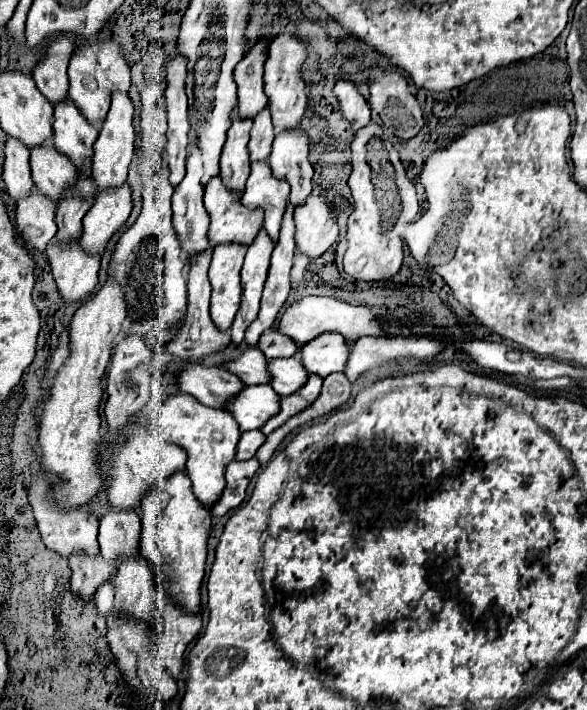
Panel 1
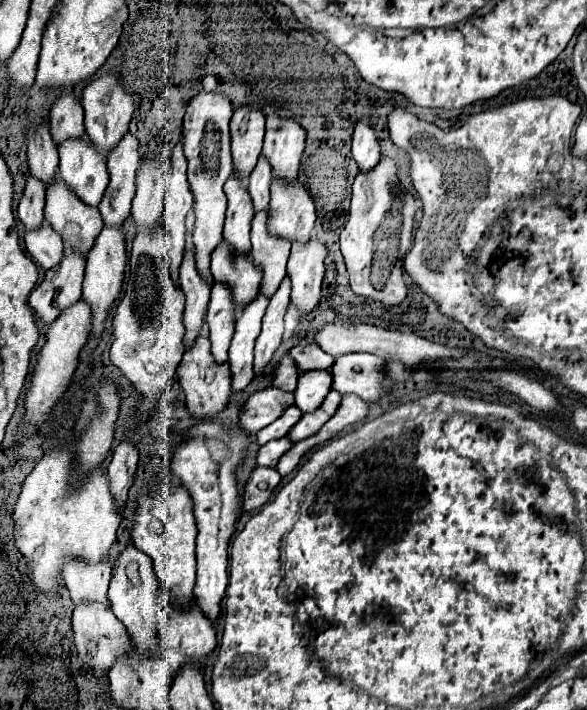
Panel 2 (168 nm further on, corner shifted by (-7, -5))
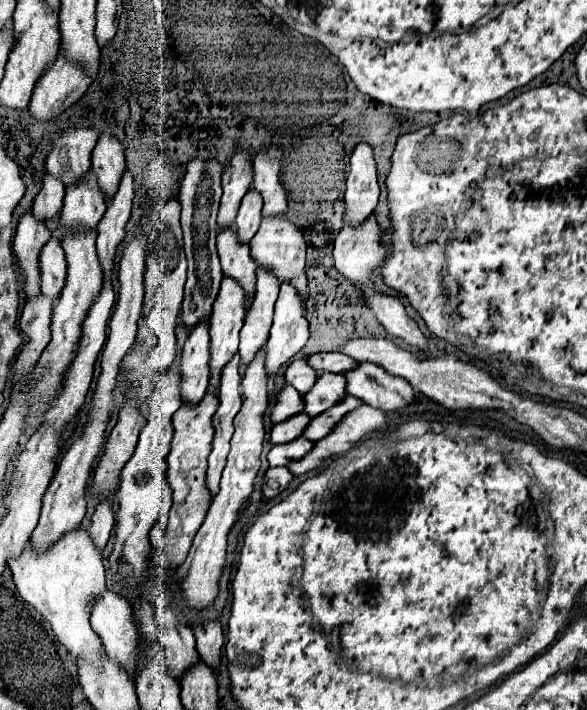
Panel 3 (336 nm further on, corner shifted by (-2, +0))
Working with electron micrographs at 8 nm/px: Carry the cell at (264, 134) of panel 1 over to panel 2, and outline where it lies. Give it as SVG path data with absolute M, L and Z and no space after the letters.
M260 159L256 169L252 171L252 175L248 179L248 193L252 197L254 213L260 213L268 207L270 181L272 181L272 173L268 171L268 163L264 163L264 159Z

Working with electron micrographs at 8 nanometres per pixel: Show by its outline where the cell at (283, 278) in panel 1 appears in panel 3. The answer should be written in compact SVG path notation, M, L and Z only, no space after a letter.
M263 346L261 352L255 354L255 358L251 360L251 364L245 370L245 376L241 382L243 408L235 416L235 434L231 440L231 452L227 456L227 466L221 476L221 490L211 502L207 518L193 540L187 560L177 570L179 590L183 590L189 606L199 608L199 610L209 606L213 602L213 598L217 596L217 582L219 582L219 576L223 570L223 560L225 560L227 532L233 526L233 522L237 520L237 512L239 512L241 504L251 494L253 480L255 480L257 470L261 466L261 450L263 450L263 438L265 438L263 414L267 410L267 382L269 382L267 372L265 372L265 352L267 352L267 348Z

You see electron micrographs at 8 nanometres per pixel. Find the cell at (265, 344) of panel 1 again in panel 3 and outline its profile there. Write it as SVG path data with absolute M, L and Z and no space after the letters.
M319 352L319 354L311 354L307 356L307 362L313 370L319 370L319 374L323 372L335 372L335 374L343 374L351 368L357 366L357 362L341 352Z

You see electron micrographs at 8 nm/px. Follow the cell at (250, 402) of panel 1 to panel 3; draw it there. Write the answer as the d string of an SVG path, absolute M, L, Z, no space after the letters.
M303 412L303 414L295 414L295 418L287 418L287 422L279 422L279 424L273 424L271 428L271 444L283 444L283 442L291 442L295 440L297 436L301 436L303 428L307 426L311 418Z

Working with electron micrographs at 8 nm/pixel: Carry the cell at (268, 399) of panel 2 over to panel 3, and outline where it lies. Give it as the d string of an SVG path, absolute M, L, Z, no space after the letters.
M285 384L277 392L275 406L273 406L273 412L271 412L271 420L273 422L283 422L289 416L299 414L299 412L303 412L303 398L301 398L301 394L293 386Z

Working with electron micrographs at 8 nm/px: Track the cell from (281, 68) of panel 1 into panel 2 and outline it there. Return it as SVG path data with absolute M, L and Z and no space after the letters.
M270 115L266 119L266 137L262 157L272 167L272 175L282 181L296 181L300 169L300 157L304 151L306 131L294 123Z

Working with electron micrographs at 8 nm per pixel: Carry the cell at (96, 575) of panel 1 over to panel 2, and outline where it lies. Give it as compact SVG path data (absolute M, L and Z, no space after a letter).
M100 603L78 605L72 617L72 631L74 631L74 645L78 657L92 669L94 677L98 677L100 681L108 681L114 661L132 651L132 639L126 627L116 619L116 615L112 615L108 607L100 607Z

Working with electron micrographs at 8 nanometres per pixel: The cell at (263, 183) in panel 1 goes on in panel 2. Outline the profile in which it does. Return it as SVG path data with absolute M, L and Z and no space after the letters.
M260 211L252 221L252 261L262 269L260 293L270 299L286 277L290 243L284 243L284 239L272 239L266 231L266 221L268 211Z

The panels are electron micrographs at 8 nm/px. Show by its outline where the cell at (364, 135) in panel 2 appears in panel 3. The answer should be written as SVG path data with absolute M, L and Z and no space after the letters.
M359 142L353 148L349 176L347 176L347 192L345 192L345 220L351 224L361 224L377 206L379 184L377 184L377 162L373 156L373 148L365 142Z

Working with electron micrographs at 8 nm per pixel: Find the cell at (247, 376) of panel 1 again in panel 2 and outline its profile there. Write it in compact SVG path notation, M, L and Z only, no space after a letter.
M286 355L282 359L282 363L274 371L274 383L272 385L280 387L284 391L294 391L296 389L296 383L298 383L298 377L300 377L298 365L294 363L294 359L290 355Z

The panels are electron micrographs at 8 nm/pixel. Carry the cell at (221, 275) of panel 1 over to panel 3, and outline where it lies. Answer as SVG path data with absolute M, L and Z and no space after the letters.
M203 320L195 324L195 330L191 330L189 340L183 346L183 360L181 360L181 398L183 402L199 402L209 386L211 380L211 338L209 338L209 322Z

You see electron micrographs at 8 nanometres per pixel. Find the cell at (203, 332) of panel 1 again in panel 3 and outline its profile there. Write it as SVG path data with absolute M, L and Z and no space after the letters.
M207 390L203 402L197 404L181 404L181 408L173 416L173 442L171 452L167 456L167 480L173 490L173 506L167 512L165 522L157 522L151 530L151 544L159 550L161 562L165 568L179 566L183 558L187 558L187 550L203 524L203 518L209 510L211 498L205 486L205 472L207 472L207 456L213 450L213 414L219 408L219 396L213 390Z

